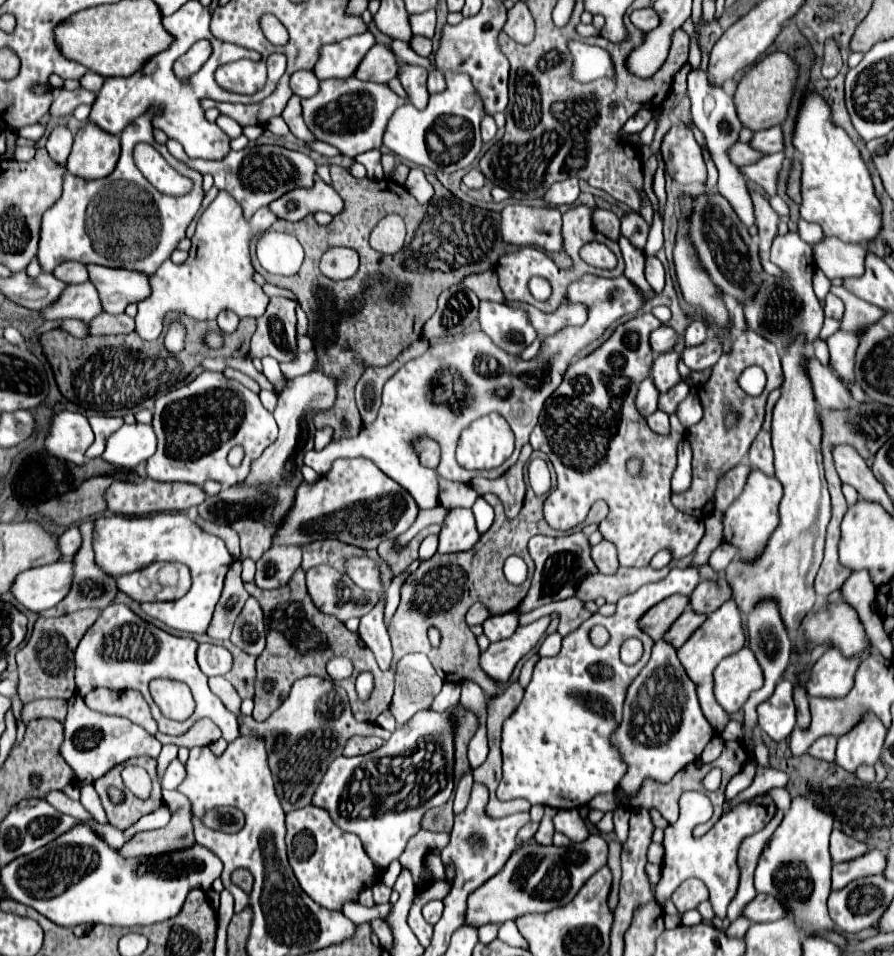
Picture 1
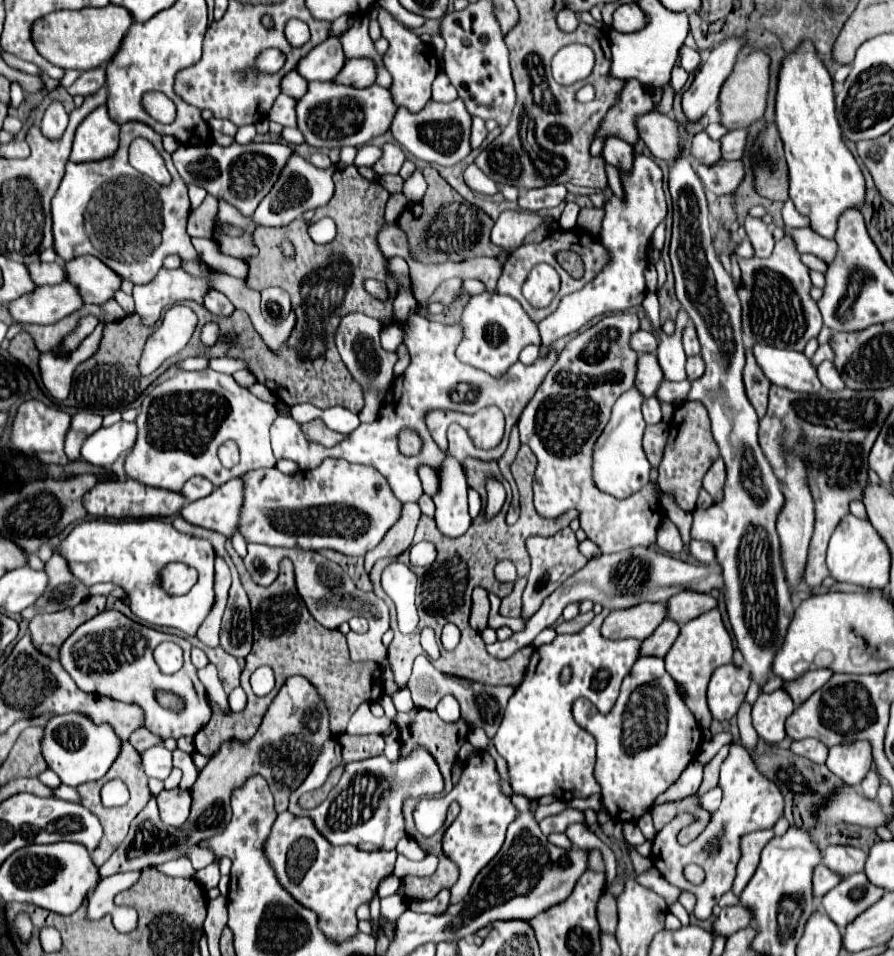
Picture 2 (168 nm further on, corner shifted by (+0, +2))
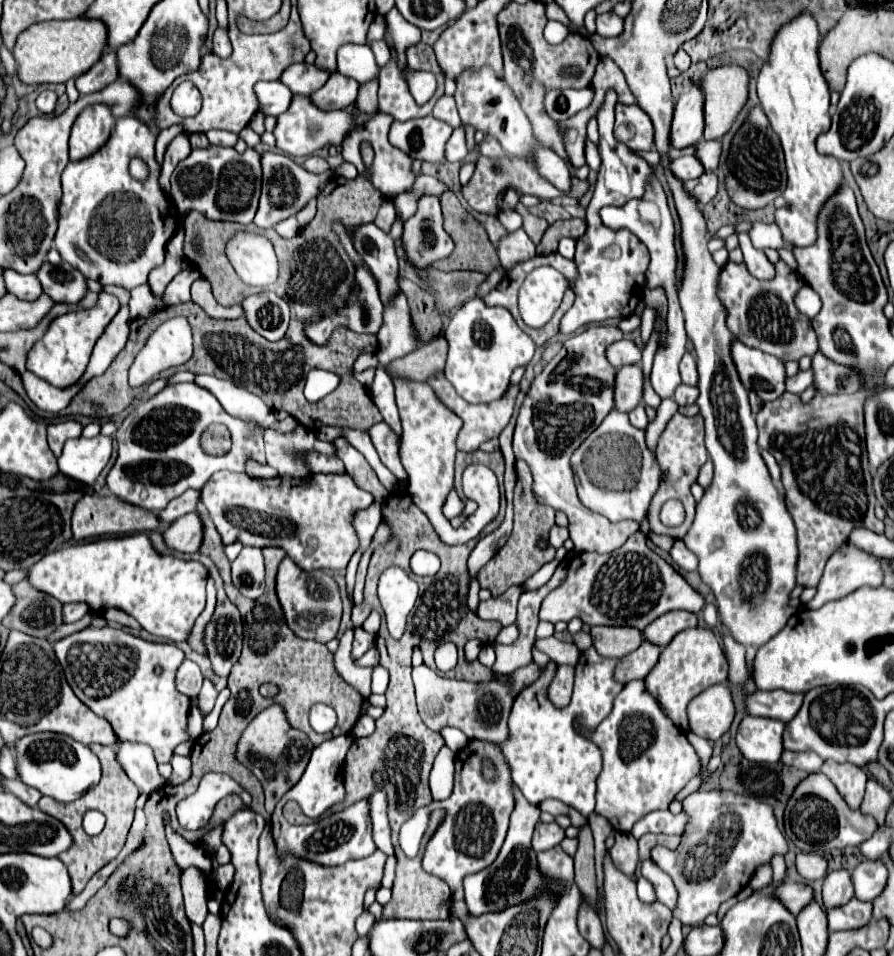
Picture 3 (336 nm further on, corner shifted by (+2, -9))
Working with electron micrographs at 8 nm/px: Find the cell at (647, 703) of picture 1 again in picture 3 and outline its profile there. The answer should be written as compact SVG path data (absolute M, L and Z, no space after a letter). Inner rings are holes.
M632 680L624 686L624 690L616 696L614 708L608 718L596 728L588 732L590 742L594 742L602 752L602 772L596 780L596 814L604 816L614 830L630 832L632 826L646 814L654 810L664 810L676 798L676 794L690 782L694 774L700 772L700 762L686 740L686 734L664 714L658 706L656 698L646 690L644 680Z

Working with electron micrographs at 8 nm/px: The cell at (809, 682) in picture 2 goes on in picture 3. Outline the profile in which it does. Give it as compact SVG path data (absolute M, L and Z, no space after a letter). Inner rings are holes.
M756 690L746 696L746 712L790 722L800 710L802 702L804 702L802 692L796 694L796 692L784 692L784 690L772 690L772 692Z

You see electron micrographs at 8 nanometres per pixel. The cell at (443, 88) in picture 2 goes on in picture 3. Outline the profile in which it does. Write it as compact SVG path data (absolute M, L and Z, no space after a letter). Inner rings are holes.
M444 94L438 98L436 106L434 106L434 112L432 112L438 120L444 120L448 122L452 128L458 128L460 126L460 116L456 112L456 104L454 104L454 98Z

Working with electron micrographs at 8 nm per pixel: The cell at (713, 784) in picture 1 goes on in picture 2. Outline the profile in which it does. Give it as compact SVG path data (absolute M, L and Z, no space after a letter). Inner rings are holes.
M730 745L730 755L722 763L720 769L720 783L718 787L722 789L722 803L714 815L710 815L710 823L706 829L686 847L678 845L677 835L682 827L692 823L690 815L678 815L670 823L665 825L654 837L652 841L652 863L654 867L664 875L666 881L676 885L682 891L690 891L696 895L696 907L694 907L694 917L696 919L708 919L712 915L712 907L720 901L720 897L732 889L734 877L736 877L736 865L740 861L740 839L742 835L748 835L758 829L772 829L776 821L782 817L784 809L784 799L778 787L762 777L748 751L738 745ZM690 863L700 865L706 871L706 879L702 885L692 885L684 879L682 869Z

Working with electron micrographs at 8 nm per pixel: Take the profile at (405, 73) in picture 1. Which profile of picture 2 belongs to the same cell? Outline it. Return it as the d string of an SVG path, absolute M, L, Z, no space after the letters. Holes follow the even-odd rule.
M378 5L378 23L382 29L382 37L386 37L390 43L388 51L384 53L384 65L392 75L390 85L392 99L398 107L406 107L408 111L420 111L430 101L430 87L440 69L436 53L432 45L424 43L414 31L406 29L404 25L398 25L398 21L394 21L394 17L380 5Z

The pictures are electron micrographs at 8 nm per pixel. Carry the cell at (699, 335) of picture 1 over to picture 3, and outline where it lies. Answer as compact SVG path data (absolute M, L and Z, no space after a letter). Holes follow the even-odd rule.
M688 350L680 360L680 374L682 374L682 382L684 384L692 384L694 386L696 380L698 380L698 376L696 376L696 358Z

